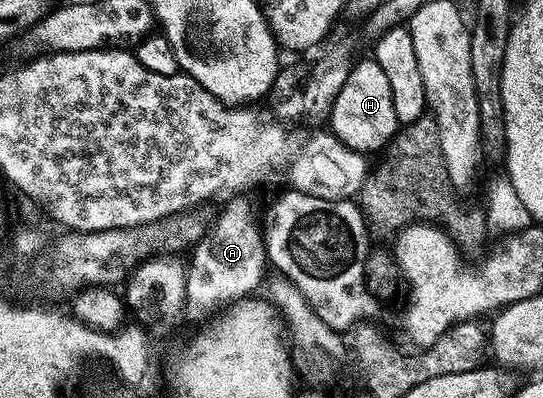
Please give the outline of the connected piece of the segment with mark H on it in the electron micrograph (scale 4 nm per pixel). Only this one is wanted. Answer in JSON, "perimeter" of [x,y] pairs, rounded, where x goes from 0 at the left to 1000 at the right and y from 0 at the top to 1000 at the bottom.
{"perimeter":[[[676,146],[663,161],[659,153],[648,168],[635,216],[628,216],[621,256],[613,256],[606,294],[610,339],[654,382],[685,387],[711,374],[737,319],[731,276],[724,276],[724,226],[716,226],[716,196],[709,196],[709,176],[702,176],[689,146]]]}

